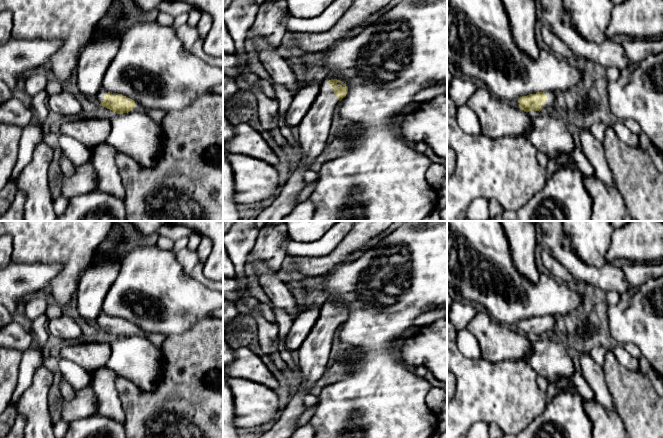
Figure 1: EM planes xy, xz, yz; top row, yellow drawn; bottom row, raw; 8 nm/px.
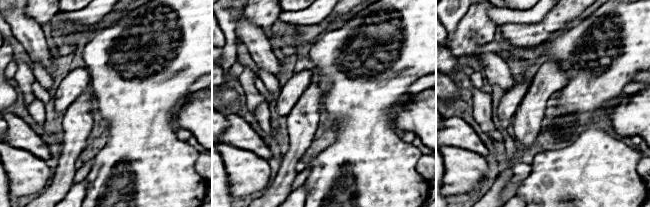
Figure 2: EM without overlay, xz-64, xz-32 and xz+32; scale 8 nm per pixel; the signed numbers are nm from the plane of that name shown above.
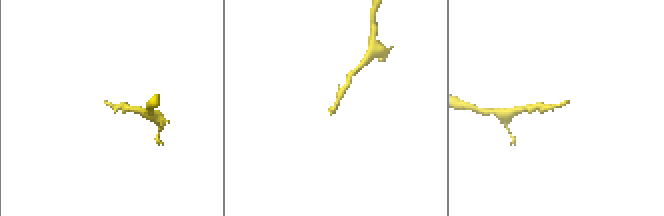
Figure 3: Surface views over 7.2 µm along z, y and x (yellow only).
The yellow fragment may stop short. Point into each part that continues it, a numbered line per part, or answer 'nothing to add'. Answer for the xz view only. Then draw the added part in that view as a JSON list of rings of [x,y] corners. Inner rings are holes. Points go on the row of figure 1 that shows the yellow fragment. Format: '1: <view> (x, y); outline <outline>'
1: xz (314, 129); outline [[[329,73],[320,83],[316,99],[298,125],[299,162],[293,166],[290,178],[273,203],[261,210],[254,221],[282,221],[297,205],[297,196],[305,187],[303,174],[325,149],[329,134],[334,131],[332,120],[339,100],[328,84],[331,79],[335,78]]]

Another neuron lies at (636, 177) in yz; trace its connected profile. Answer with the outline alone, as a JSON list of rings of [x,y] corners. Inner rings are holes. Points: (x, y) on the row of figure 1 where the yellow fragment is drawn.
[[[607,126],[602,141],[605,158],[617,190],[621,193],[627,213],[635,221],[663,221],[663,172],[654,165],[650,155],[639,146],[629,146]]]

